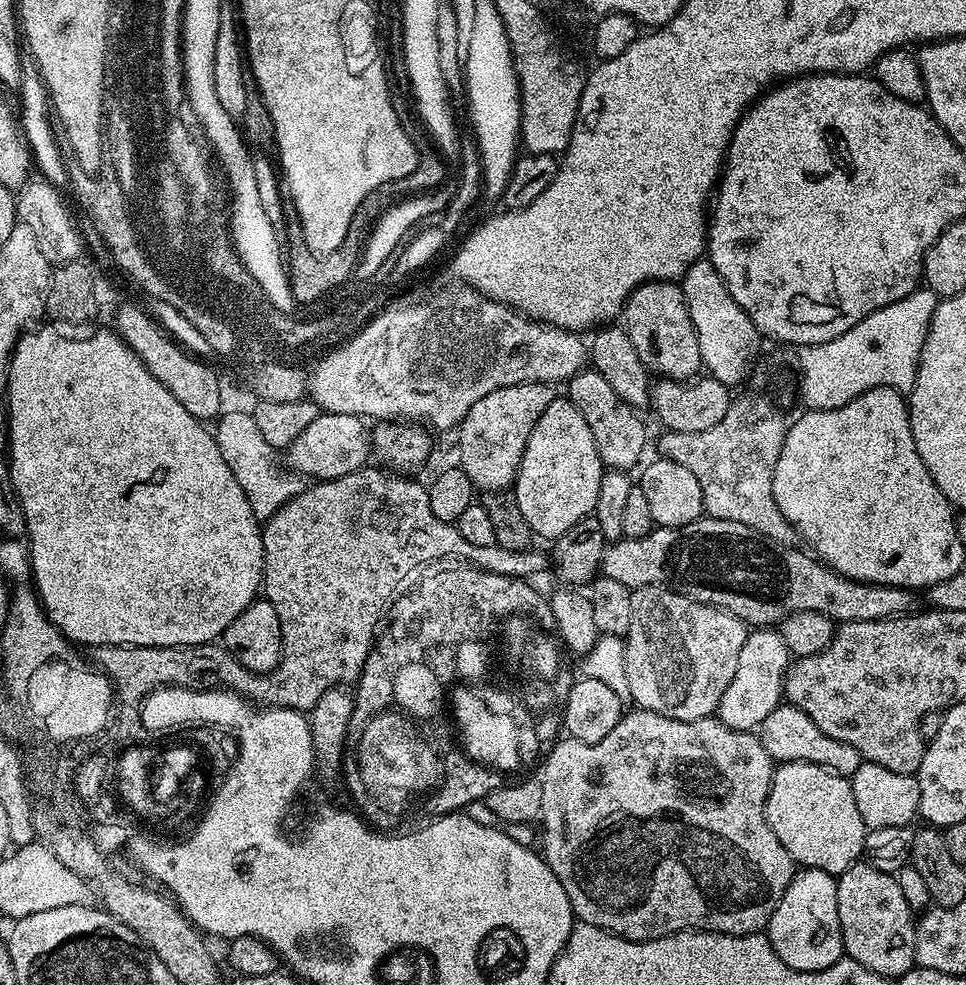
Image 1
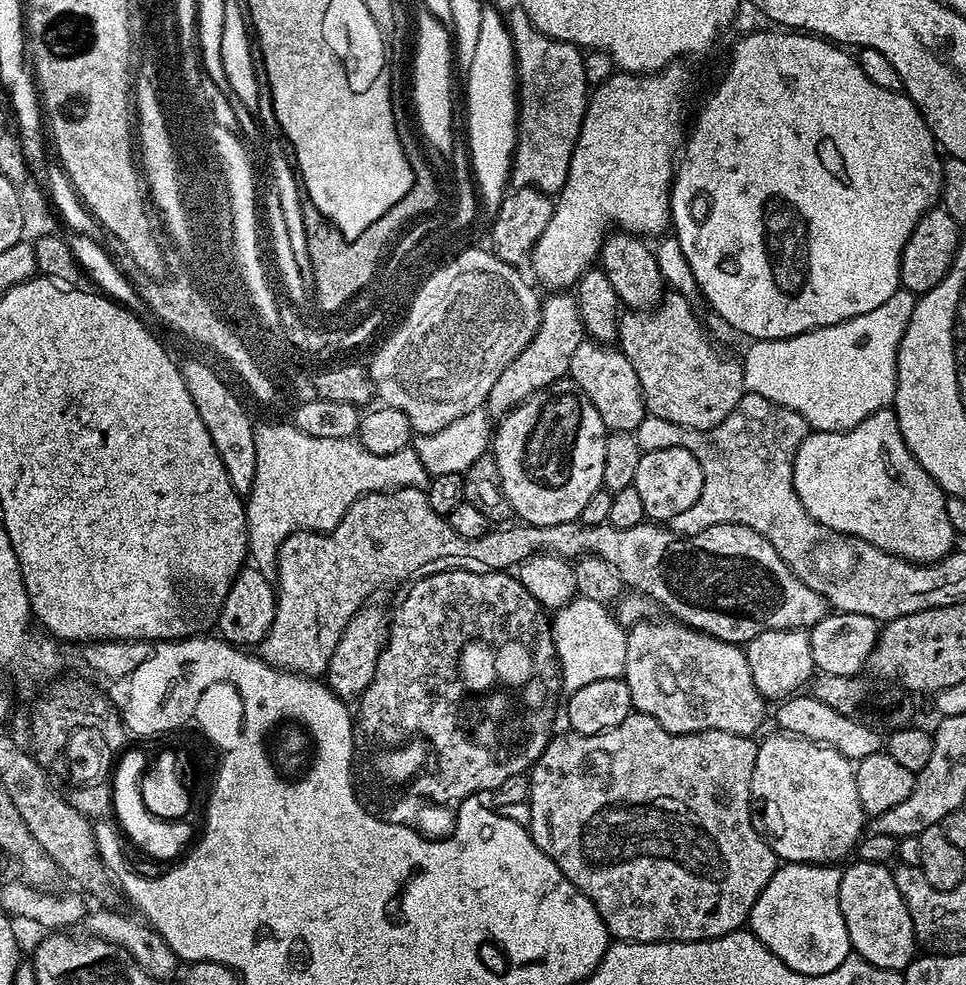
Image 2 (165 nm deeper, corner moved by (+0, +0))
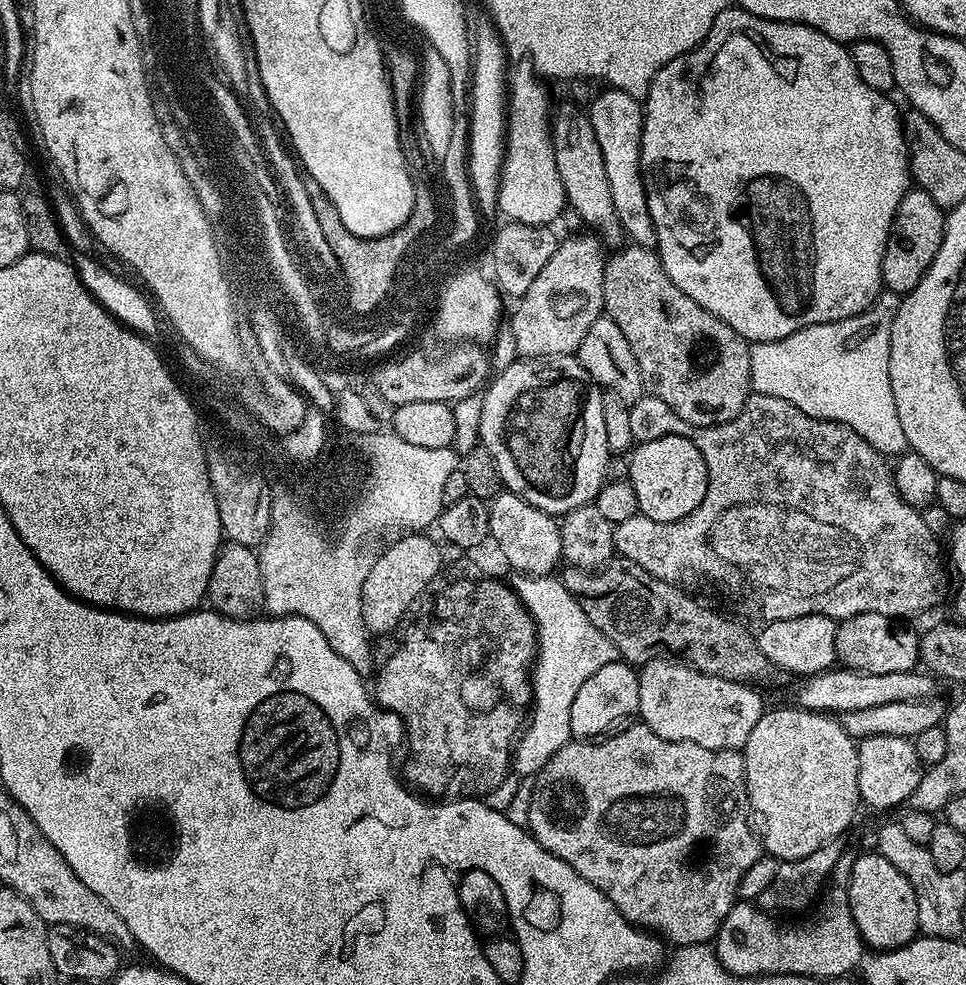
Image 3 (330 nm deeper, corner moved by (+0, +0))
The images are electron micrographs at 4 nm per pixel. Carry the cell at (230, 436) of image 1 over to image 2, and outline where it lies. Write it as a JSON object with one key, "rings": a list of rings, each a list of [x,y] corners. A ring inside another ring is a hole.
{"rings":[[[295,423],[256,424],[254,430],[254,486],[246,497],[248,513],[248,555],[262,575],[276,575],[276,559],[282,542],[295,532],[332,532],[358,498],[368,492],[390,492],[394,488],[424,488],[430,475],[412,446],[394,454],[370,454],[355,439],[314,438],[302,434]]]}

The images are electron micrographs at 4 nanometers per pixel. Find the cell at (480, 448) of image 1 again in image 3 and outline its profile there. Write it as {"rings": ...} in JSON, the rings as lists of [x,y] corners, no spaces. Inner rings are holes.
{"rings":[[[577,234],[561,239],[550,262],[542,266],[538,278],[524,296],[519,297],[510,329],[524,358],[570,356],[579,348],[586,330],[604,312],[604,262],[606,248],[595,234]]]}

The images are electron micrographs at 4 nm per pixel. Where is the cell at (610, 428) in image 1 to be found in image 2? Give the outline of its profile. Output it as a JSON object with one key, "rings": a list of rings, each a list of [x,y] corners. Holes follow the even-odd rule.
{"rings":[[[591,338],[584,339],[570,357],[568,376],[582,390],[582,394],[594,402],[594,410],[598,410],[598,418],[602,418],[608,432],[635,433],[646,415],[644,395],[638,374],[634,374],[634,366],[630,366],[619,347],[598,344]]]}

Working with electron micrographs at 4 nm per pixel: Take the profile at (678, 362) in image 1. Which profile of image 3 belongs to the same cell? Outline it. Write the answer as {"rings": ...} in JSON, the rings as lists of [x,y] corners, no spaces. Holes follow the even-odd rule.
{"rings":[[[571,102],[557,103],[552,114],[552,145],[554,162],[558,166],[558,178],[562,178],[567,207],[573,208],[585,225],[609,249],[615,250],[625,243],[626,235],[615,213],[610,194],[609,179],[606,178],[605,163],[601,147],[591,126],[591,119],[585,109]]]}

